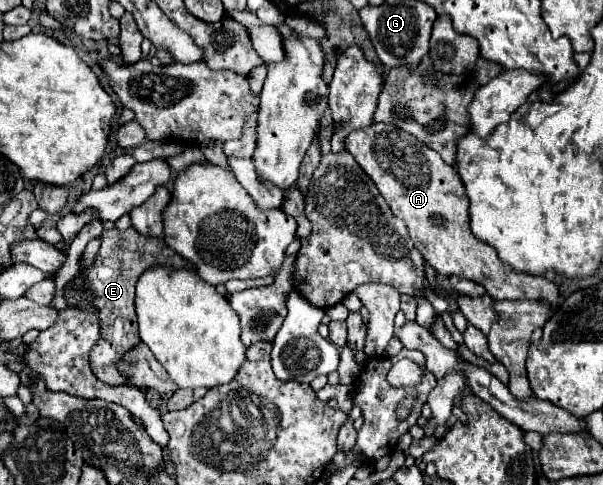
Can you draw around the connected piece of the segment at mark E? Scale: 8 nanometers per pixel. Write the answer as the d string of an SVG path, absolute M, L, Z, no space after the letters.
M117 228L105 230L101 238L101 248L89 268L79 262L77 278L83 278L83 286L69 282L65 288L65 300L69 306L79 308L83 300L87 300L101 324L101 340L91 348L89 364L93 374L109 384L109 386L131 386L131 380L117 370L119 360L125 352L133 350L141 340L137 332L137 314L135 314L135 284L141 272L149 266L177 266L177 268L193 268L187 260L183 260L177 252L173 252L163 238L141 236L135 228L119 232Z

